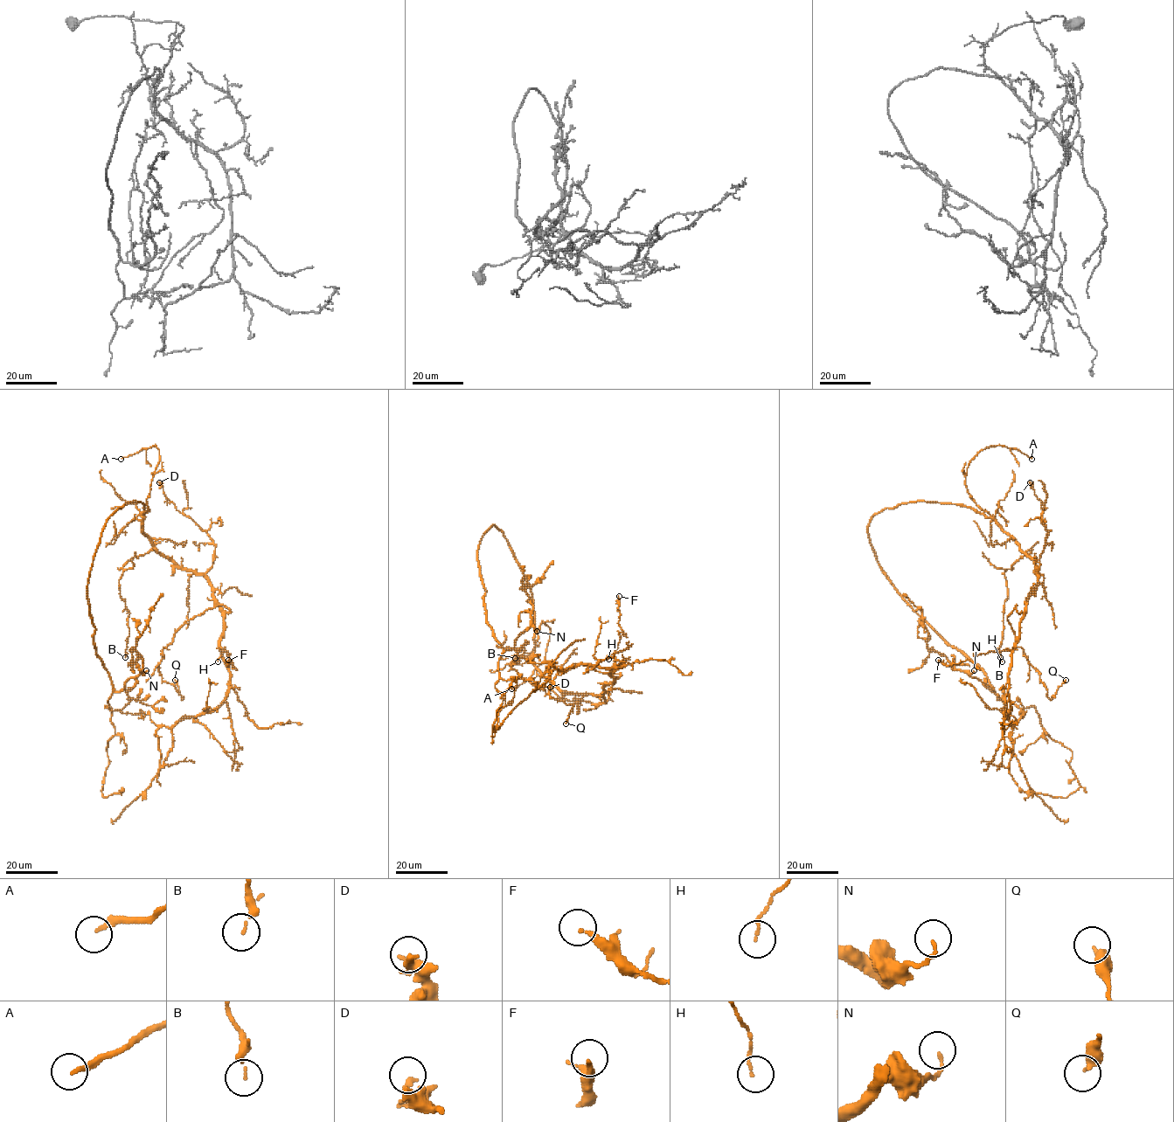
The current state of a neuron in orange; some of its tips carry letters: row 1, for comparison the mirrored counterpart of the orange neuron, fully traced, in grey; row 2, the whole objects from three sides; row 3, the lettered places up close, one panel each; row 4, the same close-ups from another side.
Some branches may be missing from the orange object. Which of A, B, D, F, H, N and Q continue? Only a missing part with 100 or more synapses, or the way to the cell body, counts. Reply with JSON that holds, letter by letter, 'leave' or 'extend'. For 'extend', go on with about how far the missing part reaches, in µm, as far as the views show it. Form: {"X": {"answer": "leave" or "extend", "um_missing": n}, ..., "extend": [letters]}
{"A": {"answer": "extend", "um_missing": 40}, "B": {"answer": "leave"}, "D": {"answer": "leave"}, "F": {"answer": "leave"}, "H": {"answer": "leave"}, "N": {"answer": "leave"}, "Q": {"answer": "leave"}, "extend": ["A"]}

